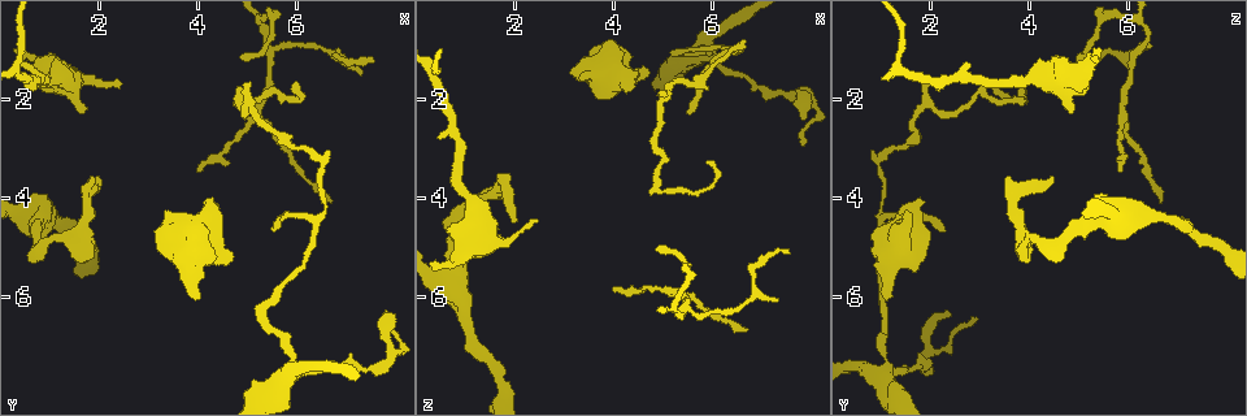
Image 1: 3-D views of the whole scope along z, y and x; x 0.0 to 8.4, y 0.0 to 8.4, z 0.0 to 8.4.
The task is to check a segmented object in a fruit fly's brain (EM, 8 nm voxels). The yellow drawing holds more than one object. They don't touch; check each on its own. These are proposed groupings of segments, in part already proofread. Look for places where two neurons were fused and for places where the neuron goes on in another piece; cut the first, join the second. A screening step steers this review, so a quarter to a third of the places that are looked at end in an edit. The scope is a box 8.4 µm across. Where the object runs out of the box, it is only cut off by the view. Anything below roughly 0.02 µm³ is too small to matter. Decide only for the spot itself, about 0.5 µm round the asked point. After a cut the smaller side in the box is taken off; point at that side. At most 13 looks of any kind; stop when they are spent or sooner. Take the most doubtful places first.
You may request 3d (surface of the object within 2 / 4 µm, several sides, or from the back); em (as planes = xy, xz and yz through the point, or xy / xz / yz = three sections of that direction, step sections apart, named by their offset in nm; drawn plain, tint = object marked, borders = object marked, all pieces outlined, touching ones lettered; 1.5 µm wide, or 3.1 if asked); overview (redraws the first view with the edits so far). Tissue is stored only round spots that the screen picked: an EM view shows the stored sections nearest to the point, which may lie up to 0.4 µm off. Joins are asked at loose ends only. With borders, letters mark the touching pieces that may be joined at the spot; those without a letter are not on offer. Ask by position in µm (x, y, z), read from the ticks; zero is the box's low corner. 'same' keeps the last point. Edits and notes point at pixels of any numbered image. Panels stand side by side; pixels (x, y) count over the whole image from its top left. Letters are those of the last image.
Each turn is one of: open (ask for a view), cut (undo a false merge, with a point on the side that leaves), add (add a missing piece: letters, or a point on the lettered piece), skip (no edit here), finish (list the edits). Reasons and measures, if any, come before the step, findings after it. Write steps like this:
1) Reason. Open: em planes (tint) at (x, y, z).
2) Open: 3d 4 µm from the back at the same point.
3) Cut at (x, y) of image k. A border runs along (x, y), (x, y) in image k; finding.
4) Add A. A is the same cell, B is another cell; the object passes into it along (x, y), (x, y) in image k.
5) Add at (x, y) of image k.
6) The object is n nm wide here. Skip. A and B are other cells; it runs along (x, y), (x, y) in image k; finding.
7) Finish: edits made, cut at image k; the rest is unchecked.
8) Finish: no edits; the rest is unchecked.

Stops while still wide. Open: 3d 2 µm at (4.30, 3.95, 1.80).

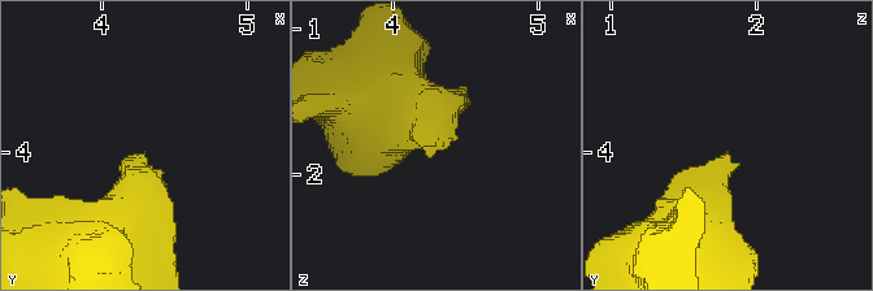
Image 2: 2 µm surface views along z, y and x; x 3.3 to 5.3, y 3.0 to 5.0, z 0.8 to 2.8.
Open: em xy step 4 (plain) at (4.28, 4.00, 1.80).

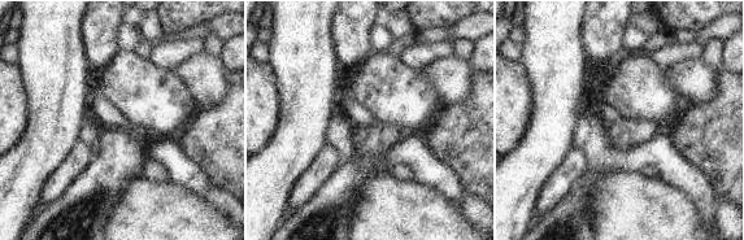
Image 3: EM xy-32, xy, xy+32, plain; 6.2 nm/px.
Open: em xy step 4 (borders) at the same point.

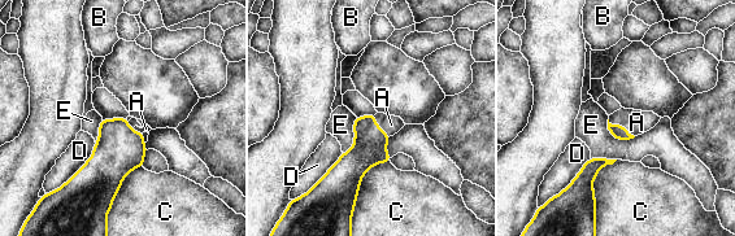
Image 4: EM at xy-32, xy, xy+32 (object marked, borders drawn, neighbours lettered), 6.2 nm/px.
Add A. A is the same cell, B, C, D and E are other cells; the object passes into it along (617, 131), (621, 125), (636, 122) in image 4; the neuron continues.

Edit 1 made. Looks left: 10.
See it whole again. Open: overview.

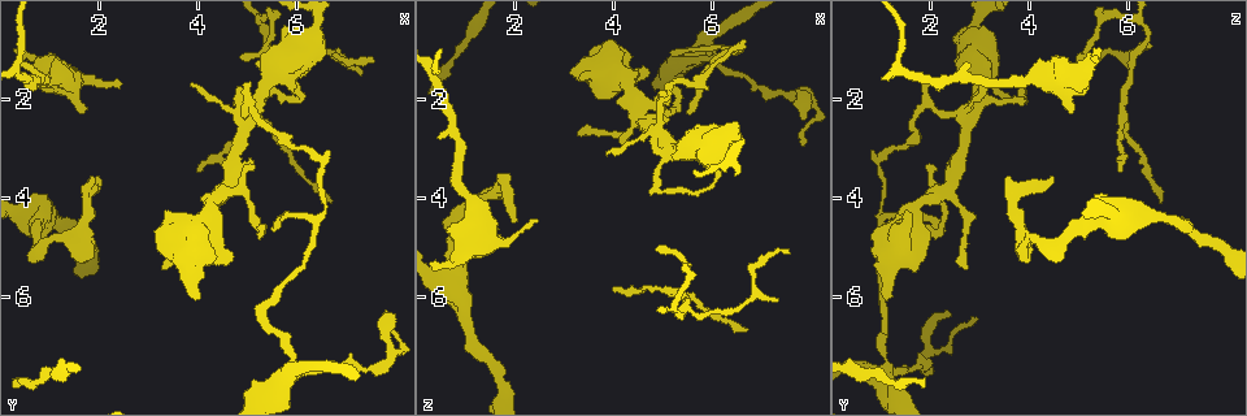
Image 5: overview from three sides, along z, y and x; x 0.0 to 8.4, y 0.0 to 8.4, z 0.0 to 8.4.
An open end. Open: 3d 4 µm at (7.30, 1.50, 6.05).

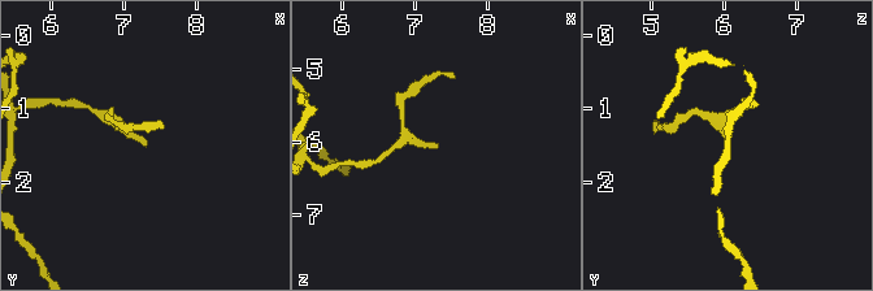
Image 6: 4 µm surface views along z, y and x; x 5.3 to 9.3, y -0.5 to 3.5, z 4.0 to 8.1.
Need the tissue. Open: em planes (borders) at (7.30, 1.55, 6.05).

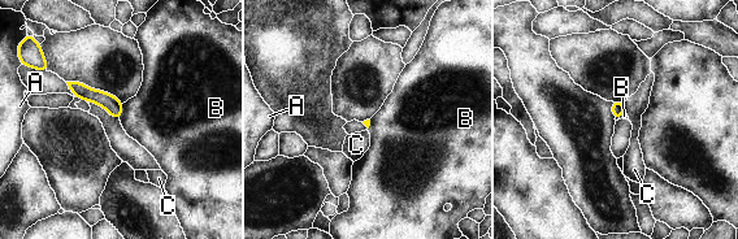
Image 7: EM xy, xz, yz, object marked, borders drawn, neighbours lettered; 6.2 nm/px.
The longest contact is with B, 110 nm. Skip. A, B and C are other cells; no lettered piece goes on from it.

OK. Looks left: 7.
Open: 3d 2 µm at (2.40, 1.80, 4.55).

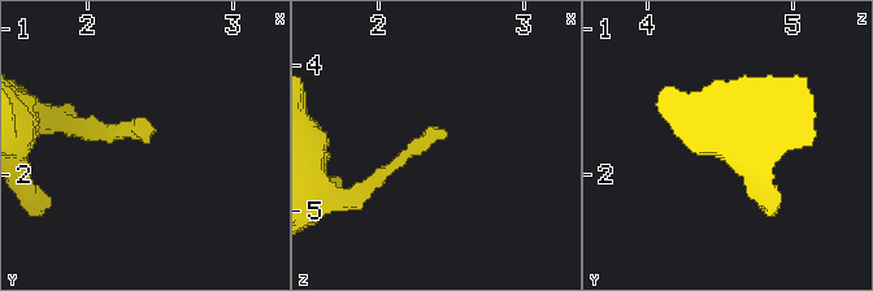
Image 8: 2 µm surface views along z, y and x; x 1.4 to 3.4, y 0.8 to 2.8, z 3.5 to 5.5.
Open: em xy step 4 (tint) at (2.42, 1.80, 4.50).

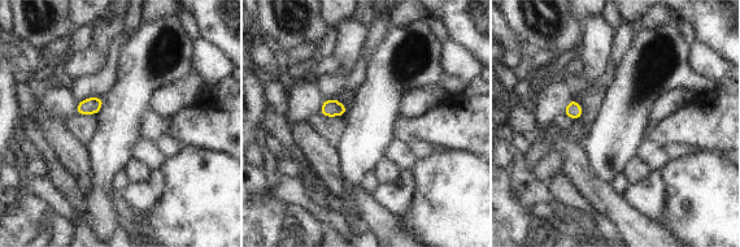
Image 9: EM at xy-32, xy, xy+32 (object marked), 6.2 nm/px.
Cut it another way. Open: em planes (borders) at the same point.

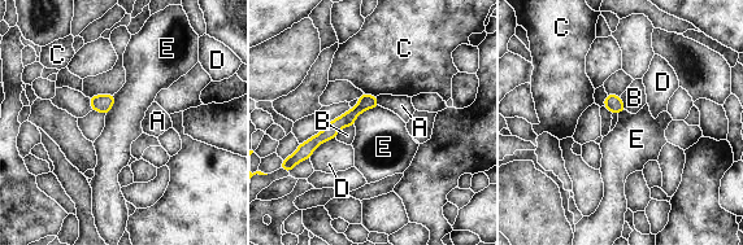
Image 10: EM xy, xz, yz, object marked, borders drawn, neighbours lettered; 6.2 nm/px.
Skip. A, B, C, D and E are other cells; it runs along (373, 99), (308, 147) in image 10; none of them fits.

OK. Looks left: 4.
Tapers out. Open: 3d 2 µm from the back at (4.90, 1.20, 5.10).

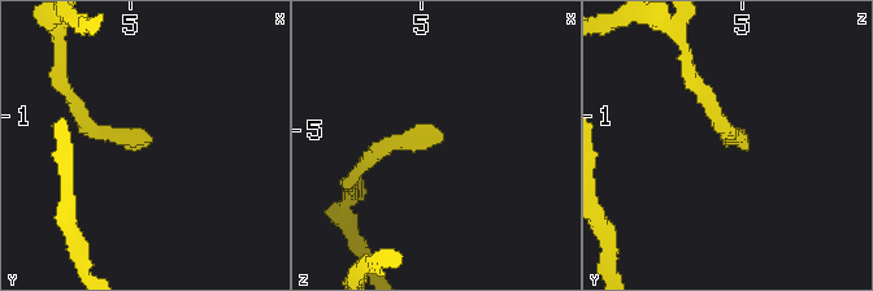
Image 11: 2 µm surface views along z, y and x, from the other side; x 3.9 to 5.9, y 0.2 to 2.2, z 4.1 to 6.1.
Open: em xz step 4 (tint) at (4.88, 1.16, 5.08).

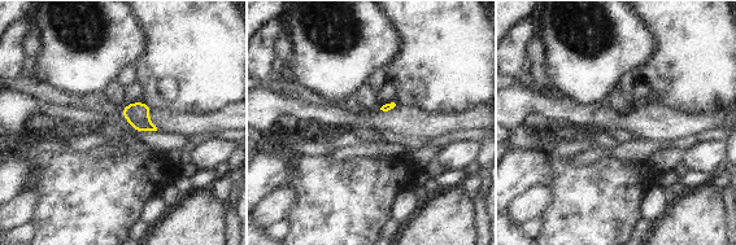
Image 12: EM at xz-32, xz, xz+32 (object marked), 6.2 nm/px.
Open: em planes (borders) at the same point.

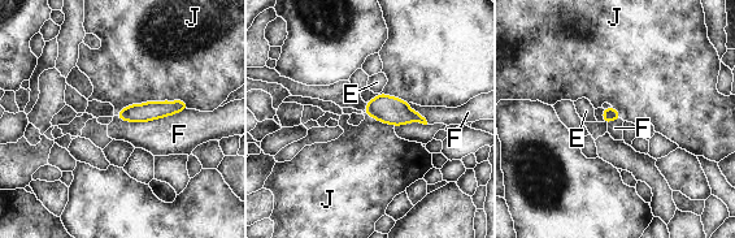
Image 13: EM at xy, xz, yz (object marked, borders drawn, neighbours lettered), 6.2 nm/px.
The longest contact is with J, 460 nm. Skip. E, F and J are other cells; it runs along (183, 105), (121, 115) in image 13; no lettered piece goes on from it.

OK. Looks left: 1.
Finish: edits made, add at image 4; the rest is unchecked.

